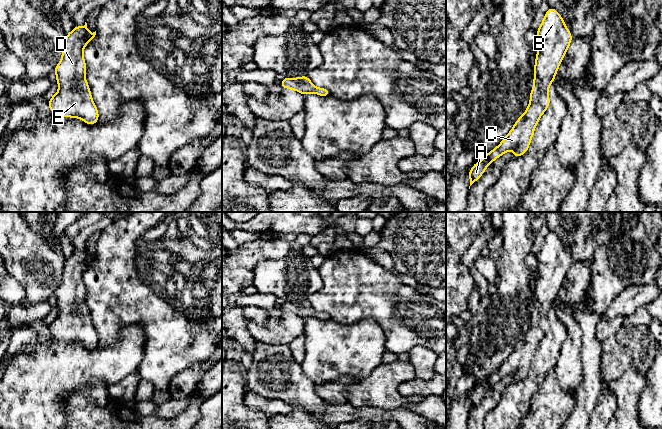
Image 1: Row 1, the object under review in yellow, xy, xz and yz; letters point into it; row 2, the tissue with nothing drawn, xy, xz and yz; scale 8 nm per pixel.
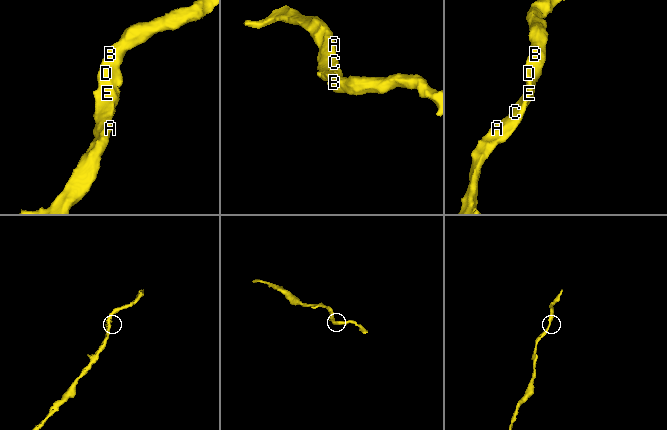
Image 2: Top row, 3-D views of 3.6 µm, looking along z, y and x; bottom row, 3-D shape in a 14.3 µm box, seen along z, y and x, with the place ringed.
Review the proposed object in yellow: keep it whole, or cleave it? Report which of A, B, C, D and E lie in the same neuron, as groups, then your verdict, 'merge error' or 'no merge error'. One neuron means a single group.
groups A B C D E; no merge error

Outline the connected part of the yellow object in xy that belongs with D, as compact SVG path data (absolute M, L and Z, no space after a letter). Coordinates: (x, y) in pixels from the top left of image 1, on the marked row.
M86 22L83 27L75 26L69 34L66 34L61 60L54 70L59 88L48 102L50 112L53 114L79 118L89 125L98 122L99 113L93 102L89 84L85 79L86 63L83 57L83 49L95 35L96 31L93 33L89 32Z

